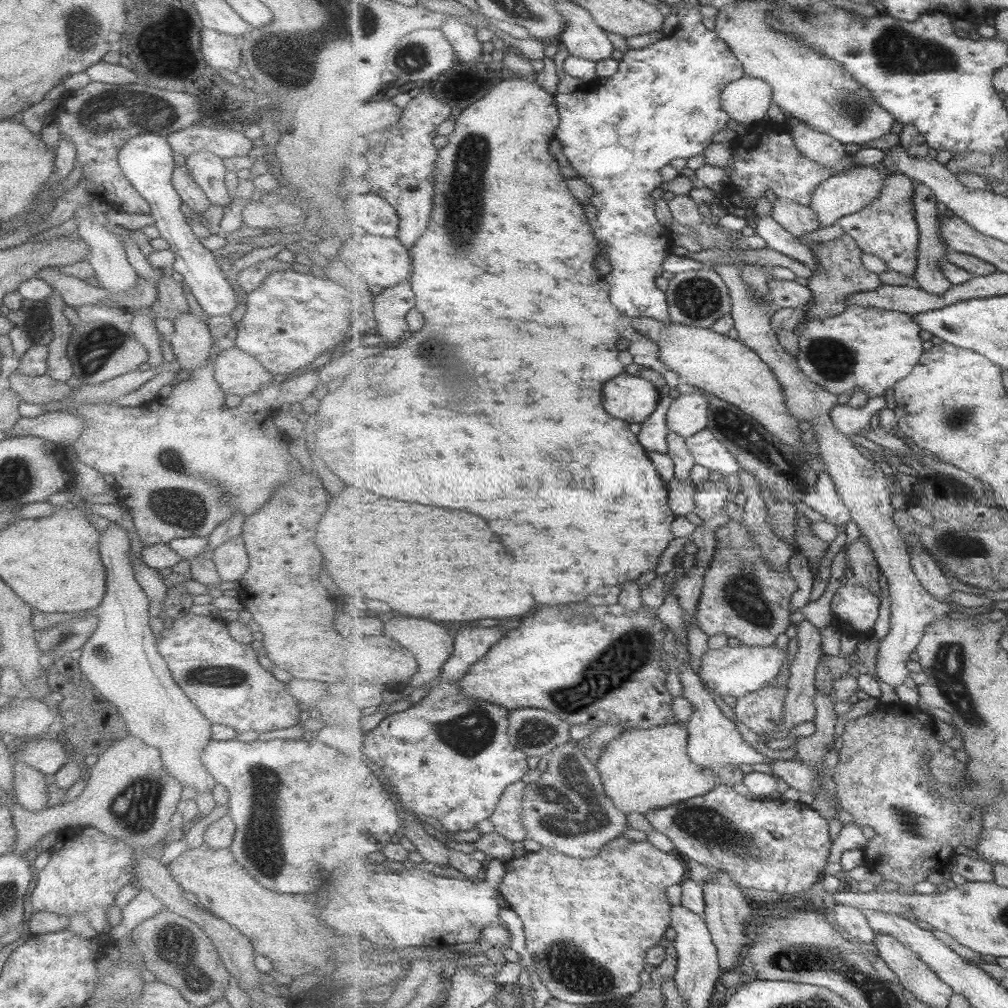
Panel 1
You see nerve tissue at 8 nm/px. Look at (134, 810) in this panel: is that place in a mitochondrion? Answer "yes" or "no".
yes

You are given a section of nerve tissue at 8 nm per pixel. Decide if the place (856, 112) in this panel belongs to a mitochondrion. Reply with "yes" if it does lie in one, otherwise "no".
yes

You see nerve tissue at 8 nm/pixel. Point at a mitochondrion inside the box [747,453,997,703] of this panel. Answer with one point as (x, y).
(953, 544)

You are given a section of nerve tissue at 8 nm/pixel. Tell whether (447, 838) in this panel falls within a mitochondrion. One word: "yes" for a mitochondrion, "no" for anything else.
no

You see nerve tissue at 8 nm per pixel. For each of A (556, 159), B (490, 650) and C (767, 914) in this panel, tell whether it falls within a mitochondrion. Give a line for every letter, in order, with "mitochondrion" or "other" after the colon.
A: other
B: other
C: other

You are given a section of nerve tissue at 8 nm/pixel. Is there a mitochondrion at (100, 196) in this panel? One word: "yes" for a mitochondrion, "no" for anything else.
no

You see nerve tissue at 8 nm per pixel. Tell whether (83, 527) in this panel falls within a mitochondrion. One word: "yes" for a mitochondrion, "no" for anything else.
no

